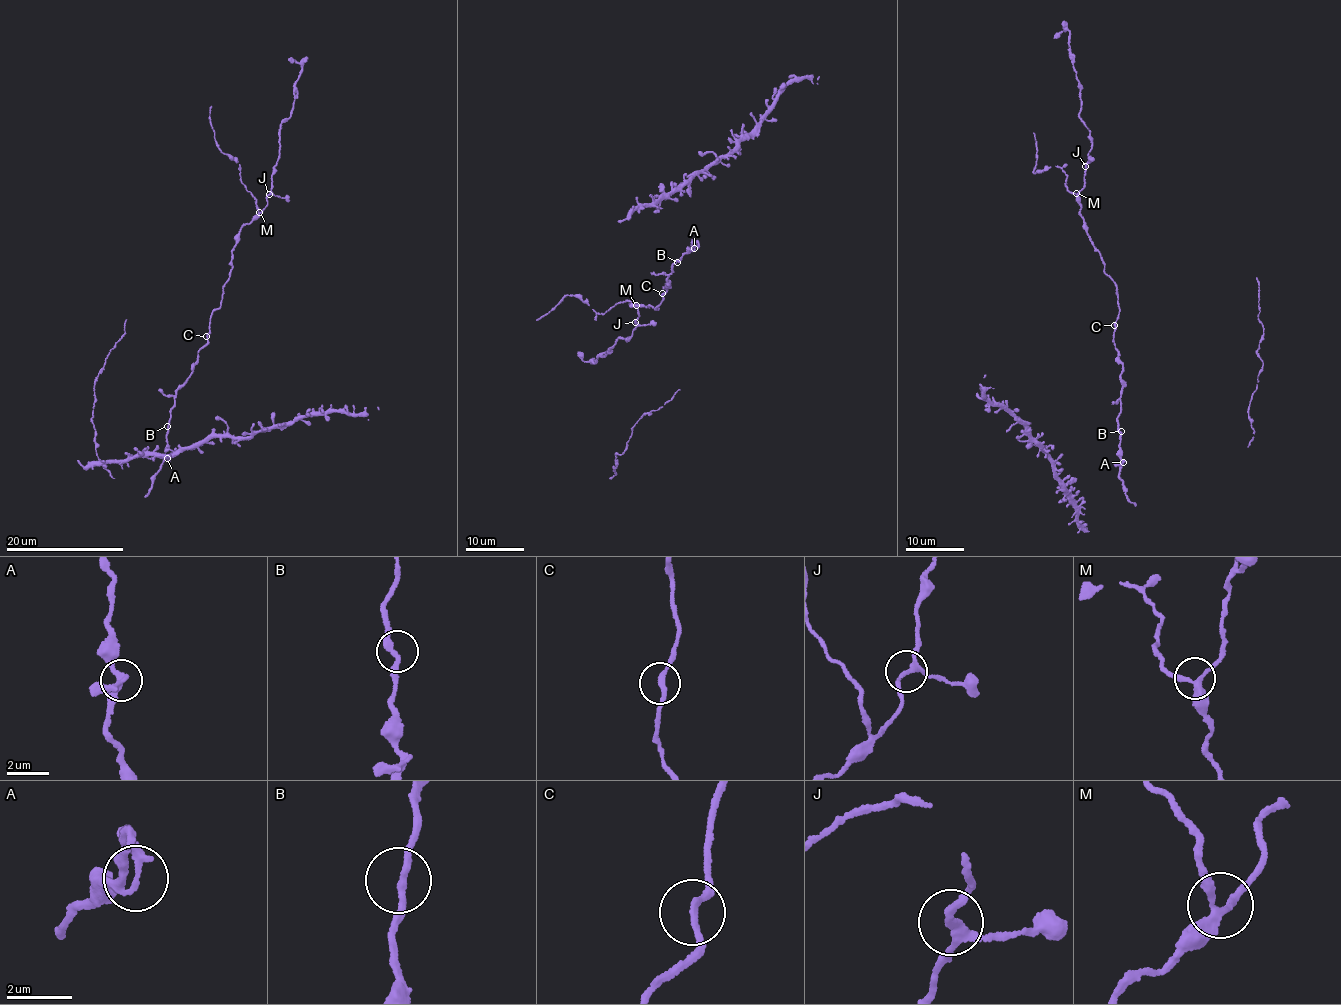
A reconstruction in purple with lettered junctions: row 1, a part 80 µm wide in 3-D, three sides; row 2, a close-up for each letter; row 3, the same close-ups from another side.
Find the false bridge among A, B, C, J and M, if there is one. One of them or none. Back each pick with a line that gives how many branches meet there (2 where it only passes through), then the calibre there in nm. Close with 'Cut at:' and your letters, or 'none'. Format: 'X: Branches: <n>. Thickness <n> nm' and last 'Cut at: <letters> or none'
Cut at: none

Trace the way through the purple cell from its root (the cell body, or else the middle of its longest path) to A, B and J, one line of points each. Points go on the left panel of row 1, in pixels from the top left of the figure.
A: (185, 382), (177, 390), (170, 412), (166, 436), (168, 458)
B: (185, 382), (177, 390), (167, 426)
J: (185, 382), (198, 350), (207, 342), (209, 318), (220, 306), (236, 235), (265, 207), (268, 195)

